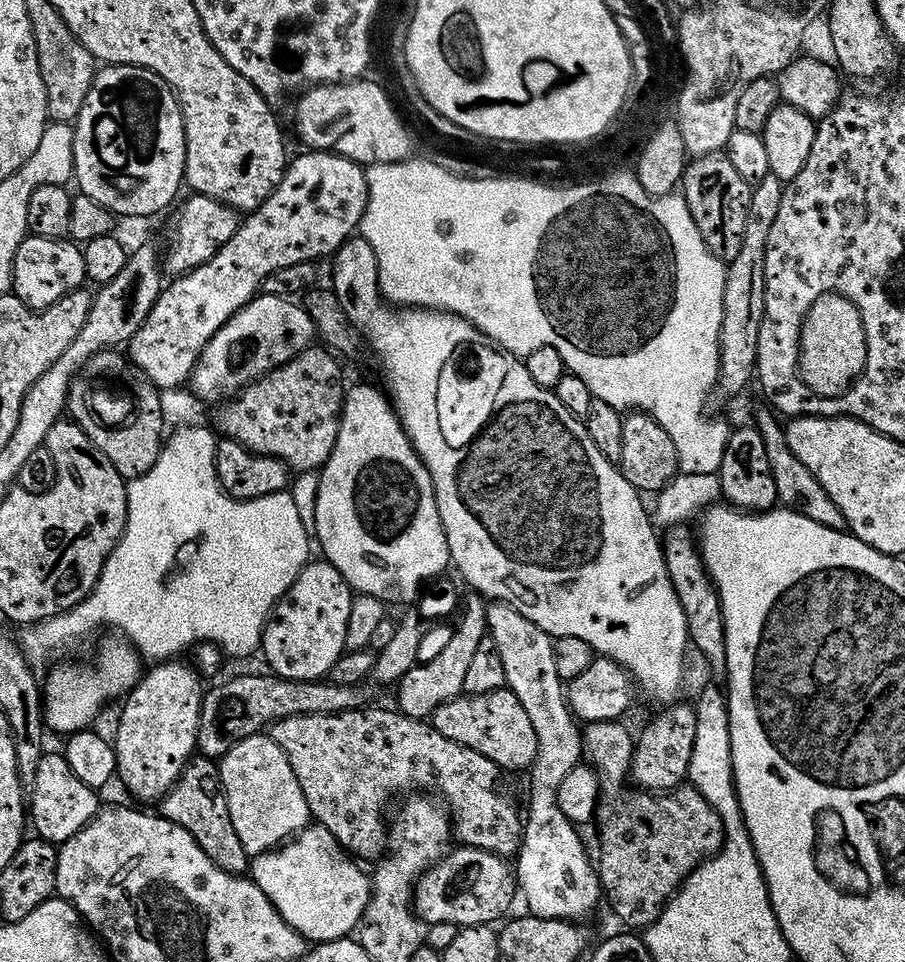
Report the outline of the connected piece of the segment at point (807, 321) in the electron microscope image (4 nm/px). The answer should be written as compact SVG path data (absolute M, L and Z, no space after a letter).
M816 298L803 316L798 340L799 379L813 397L832 398L847 392L852 387L852 376L860 376L860 368L864 368L864 352L868 348L862 338L860 318L848 314L850 306L838 298Z

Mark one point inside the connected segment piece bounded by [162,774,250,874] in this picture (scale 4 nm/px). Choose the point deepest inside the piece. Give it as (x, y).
(195, 804)

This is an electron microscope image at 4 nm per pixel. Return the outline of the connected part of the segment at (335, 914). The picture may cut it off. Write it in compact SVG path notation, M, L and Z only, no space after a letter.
M309 826L279 850L255 857L250 868L251 879L264 891L266 898L270 898L284 921L308 942L312 942L315 936L320 942L351 937L359 929L364 912L368 909L368 900L372 896L369 873L366 874L358 865L343 860L337 848L336 839L332 837L330 830Z

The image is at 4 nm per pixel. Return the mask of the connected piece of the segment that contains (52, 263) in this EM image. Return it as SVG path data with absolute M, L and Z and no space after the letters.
M29 235L28 239L22 242L12 267L11 291L28 308L51 308L68 293L85 287L88 280L85 253L68 243L33 235Z

